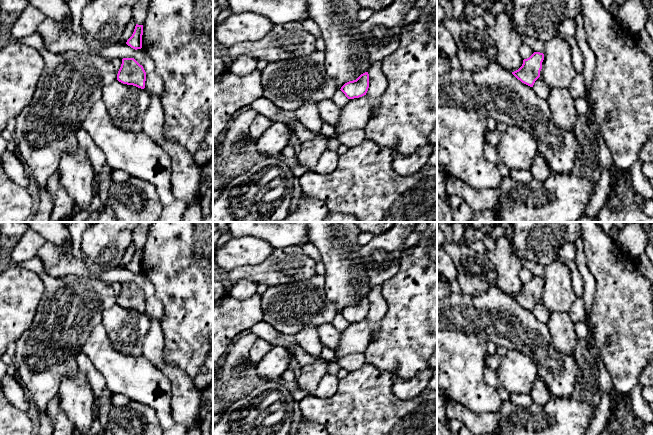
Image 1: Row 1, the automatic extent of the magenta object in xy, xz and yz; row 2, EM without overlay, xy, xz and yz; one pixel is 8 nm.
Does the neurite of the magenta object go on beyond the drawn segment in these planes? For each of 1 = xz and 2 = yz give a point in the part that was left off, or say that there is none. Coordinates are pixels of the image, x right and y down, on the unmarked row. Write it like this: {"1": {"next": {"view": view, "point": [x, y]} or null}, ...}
{"1": {"next": null}, "2": {"next": null}}

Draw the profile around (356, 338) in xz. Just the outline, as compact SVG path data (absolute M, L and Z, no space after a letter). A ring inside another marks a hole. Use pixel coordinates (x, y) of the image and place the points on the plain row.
M367 318L359 322L350 323L342 331L338 349L335 351L336 359L349 354L365 354L372 341L372 337L373 330Z

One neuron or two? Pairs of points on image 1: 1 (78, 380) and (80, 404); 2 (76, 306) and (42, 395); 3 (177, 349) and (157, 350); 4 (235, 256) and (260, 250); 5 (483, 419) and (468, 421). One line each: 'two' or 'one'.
1: one
2: one
3: two
4: one
5: one

